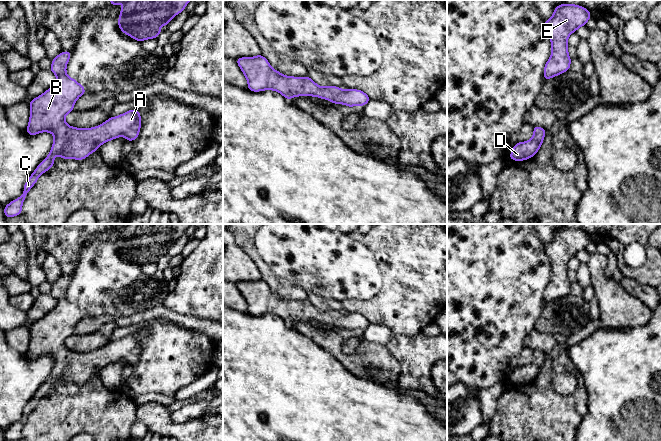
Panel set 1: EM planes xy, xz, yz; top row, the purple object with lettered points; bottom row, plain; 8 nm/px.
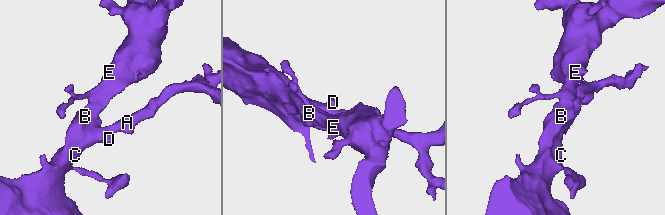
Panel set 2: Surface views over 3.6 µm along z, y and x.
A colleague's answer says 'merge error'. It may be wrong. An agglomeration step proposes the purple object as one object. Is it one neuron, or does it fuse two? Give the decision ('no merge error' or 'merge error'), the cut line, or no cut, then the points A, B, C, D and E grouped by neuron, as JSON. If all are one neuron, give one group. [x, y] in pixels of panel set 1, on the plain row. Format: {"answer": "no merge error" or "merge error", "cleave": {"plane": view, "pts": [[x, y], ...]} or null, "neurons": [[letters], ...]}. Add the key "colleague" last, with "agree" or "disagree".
{"answer": "no merge error", "cleave": null, "neurons": [["A", "B", "C", "D", "E"]], "colleague": "disagree"}

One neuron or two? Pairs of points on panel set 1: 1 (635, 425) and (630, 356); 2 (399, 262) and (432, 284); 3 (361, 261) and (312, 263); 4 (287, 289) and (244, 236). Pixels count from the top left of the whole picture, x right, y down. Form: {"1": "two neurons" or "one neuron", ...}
{"1": "one neuron", "2": "one neuron", "3": "one neuron", "4": "one neuron"}

